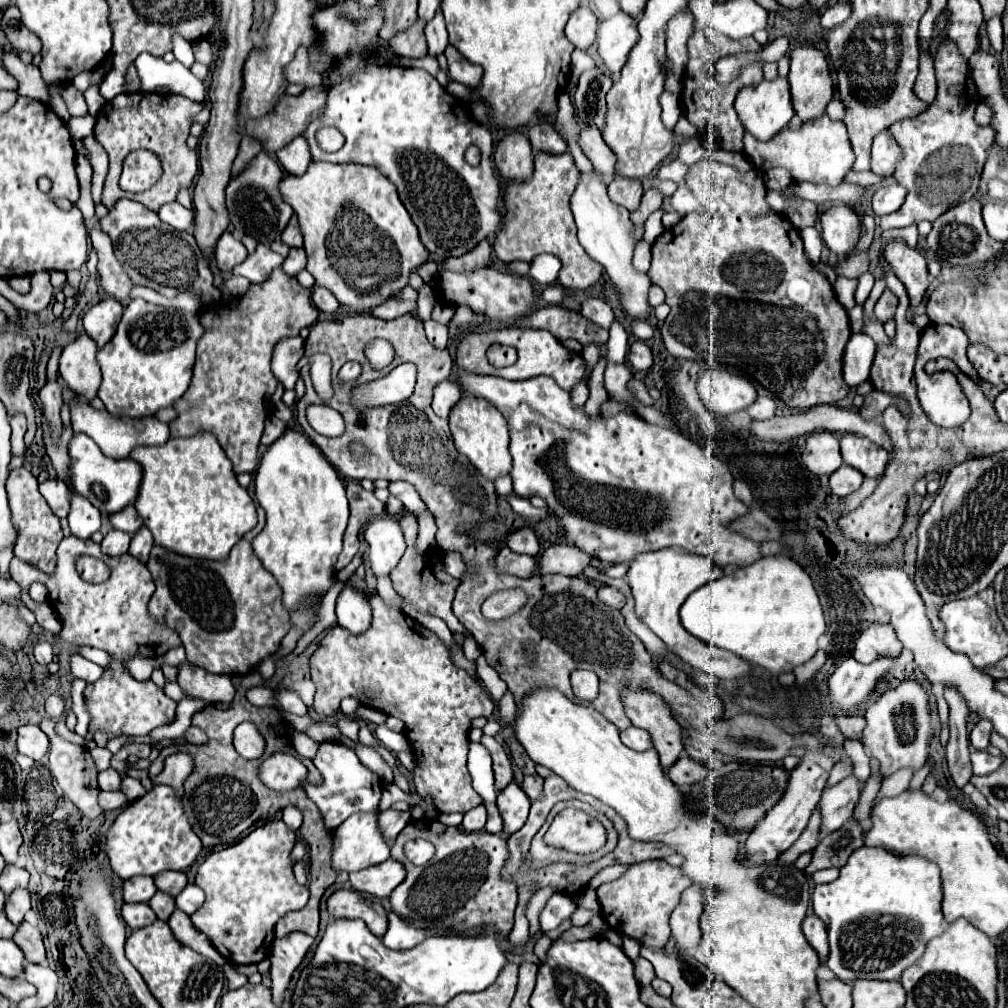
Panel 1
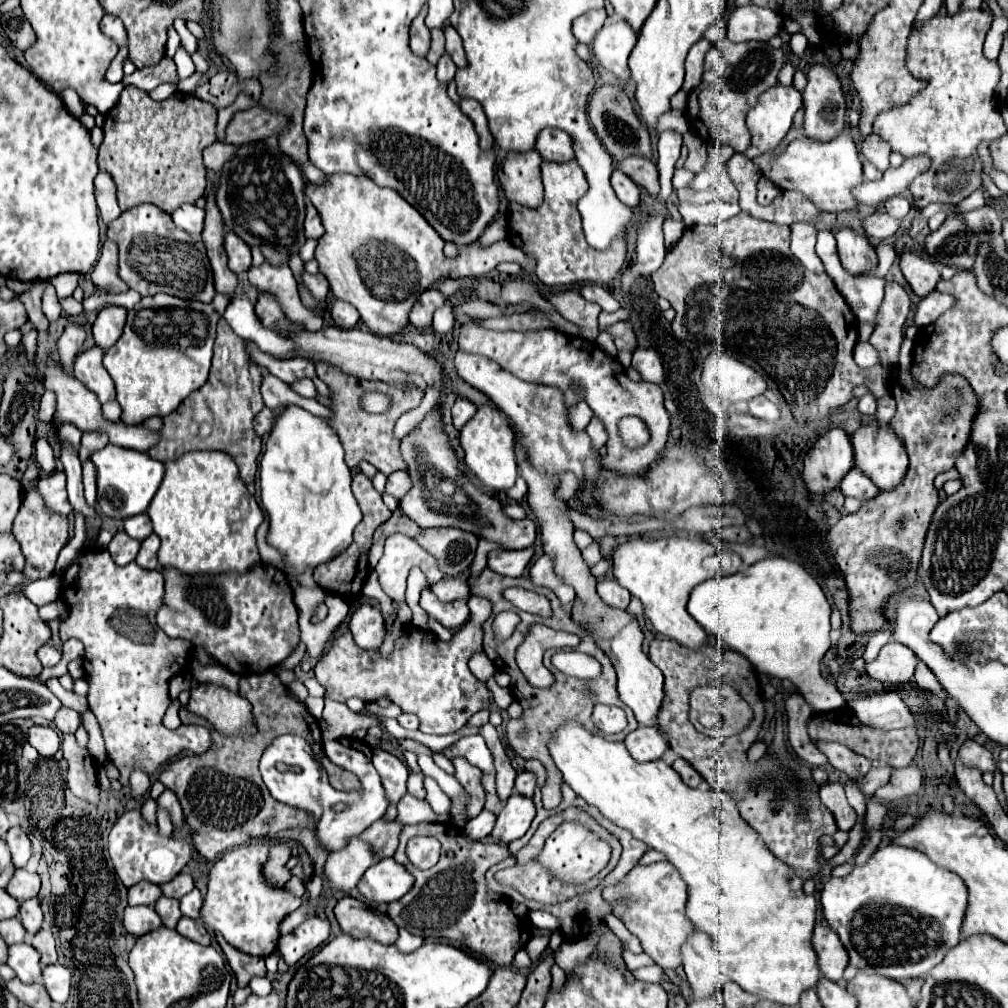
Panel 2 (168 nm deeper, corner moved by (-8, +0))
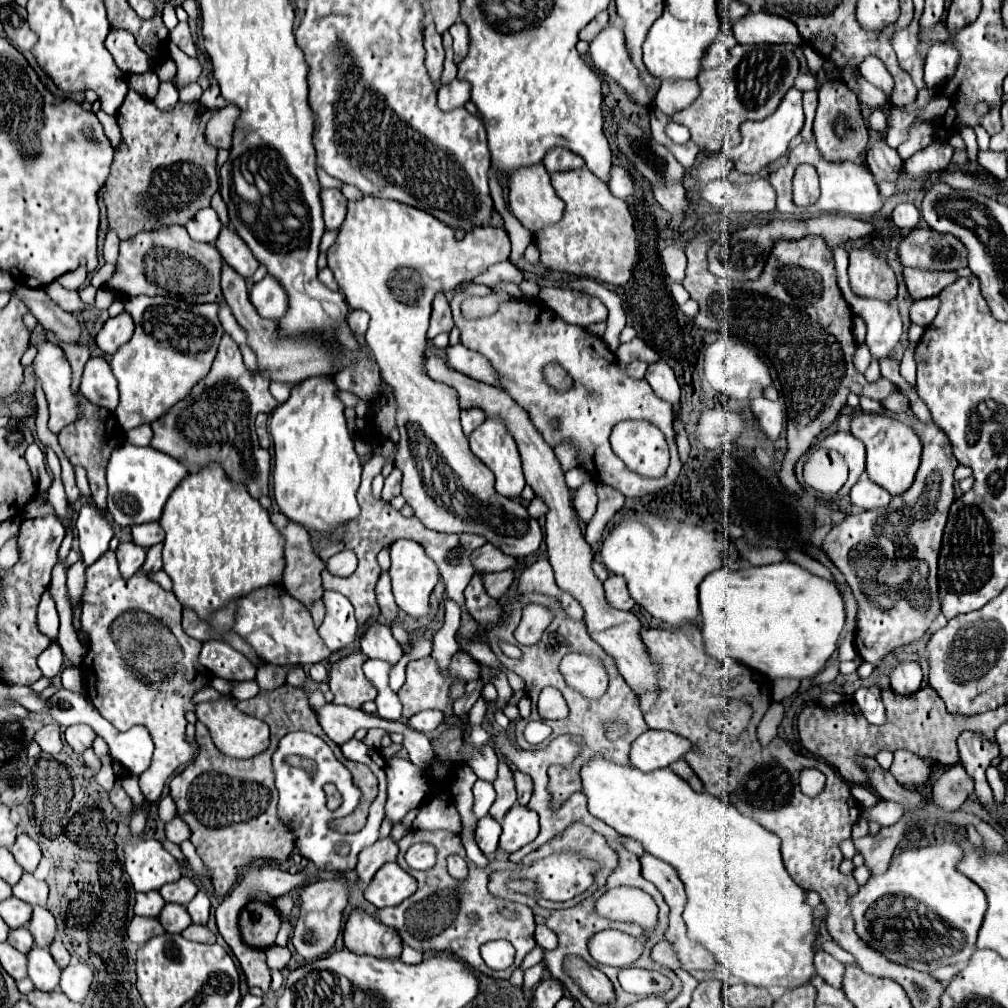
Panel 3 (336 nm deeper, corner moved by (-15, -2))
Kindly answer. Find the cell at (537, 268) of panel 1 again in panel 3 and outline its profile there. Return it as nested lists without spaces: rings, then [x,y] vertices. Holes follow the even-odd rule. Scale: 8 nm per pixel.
[[[364,195],[360,201],[348,203],[348,215],[340,227],[336,243],[328,249],[328,267],[334,271],[336,283],[344,293],[352,309],[364,309],[370,315],[370,327],[366,331],[366,345],[382,369],[382,381],[392,389],[396,399],[396,427],[400,441],[396,445],[394,465],[402,471],[402,497],[414,509],[414,515],[424,527],[440,533],[476,533],[486,537],[502,553],[510,557],[526,557],[534,553],[544,533],[534,517],[528,515],[526,507],[516,501],[502,497],[494,491],[492,471],[480,463],[468,447],[468,437],[460,427],[460,405],[456,391],[444,383],[432,381],[424,373],[424,351],[426,331],[436,293],[450,293],[460,283],[472,281],[476,275],[486,271],[490,265],[506,261],[510,257],[510,239],[504,229],[476,227],[462,239],[456,239],[454,229],[444,225],[440,219],[424,213],[422,209],[402,205],[390,199],[378,199]]]

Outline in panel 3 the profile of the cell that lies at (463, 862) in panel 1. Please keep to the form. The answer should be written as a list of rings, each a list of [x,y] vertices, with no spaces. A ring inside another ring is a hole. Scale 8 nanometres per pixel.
[[[410,831],[406,833],[400,841],[398,841],[400,853],[398,853],[398,865],[408,871],[416,881],[418,881],[418,891],[408,897],[406,901],[402,901],[398,907],[384,907],[378,909],[376,915],[378,919],[388,925],[394,927],[402,941],[406,945],[410,945],[412,949],[420,949],[420,951],[444,951],[454,955],[460,961],[466,961],[468,965],[472,965],[476,971],[494,977],[494,979],[508,979],[512,975],[512,971],[522,963],[522,959],[526,957],[526,953],[530,953],[536,947],[534,941],[534,915],[532,909],[522,903],[512,903],[512,901],[504,901],[500,897],[494,897],[488,891],[488,877],[490,873],[494,873],[496,869],[506,869],[506,861],[490,861],[486,869],[478,869],[472,861],[468,863],[468,879],[466,881],[456,881],[454,877],[448,875],[446,871],[446,857],[448,855],[460,855],[466,859],[464,847],[460,843],[458,835],[452,835],[448,831]],[[416,841],[428,841],[436,847],[436,865],[428,871],[416,871],[410,869],[404,853],[410,845],[414,845]],[[506,905],[514,911],[518,911],[516,919],[504,919],[498,913],[498,907]],[[468,913],[476,913],[480,919],[478,923],[470,923],[468,921]],[[494,939],[506,939],[514,945],[516,949],[516,961],[512,967],[508,967],[506,971],[494,971],[490,969],[484,959],[480,957],[480,945],[494,941]]]

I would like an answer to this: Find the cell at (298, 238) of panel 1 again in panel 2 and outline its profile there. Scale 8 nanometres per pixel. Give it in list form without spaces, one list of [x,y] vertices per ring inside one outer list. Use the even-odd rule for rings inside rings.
[[[307,203],[307,215],[305,215],[303,227],[305,227],[305,237],[307,239],[319,239],[325,233],[325,229],[321,225],[321,219],[319,219],[319,213],[315,211],[315,207],[311,203]]]

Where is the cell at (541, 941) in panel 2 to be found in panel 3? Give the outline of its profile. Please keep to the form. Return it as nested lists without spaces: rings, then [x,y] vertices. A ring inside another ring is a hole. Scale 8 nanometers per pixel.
[[[543,961],[528,969],[528,971],[524,973],[524,983],[528,983],[528,985],[532,985],[532,987],[534,987],[534,985],[542,979],[544,969],[545,964]]]

